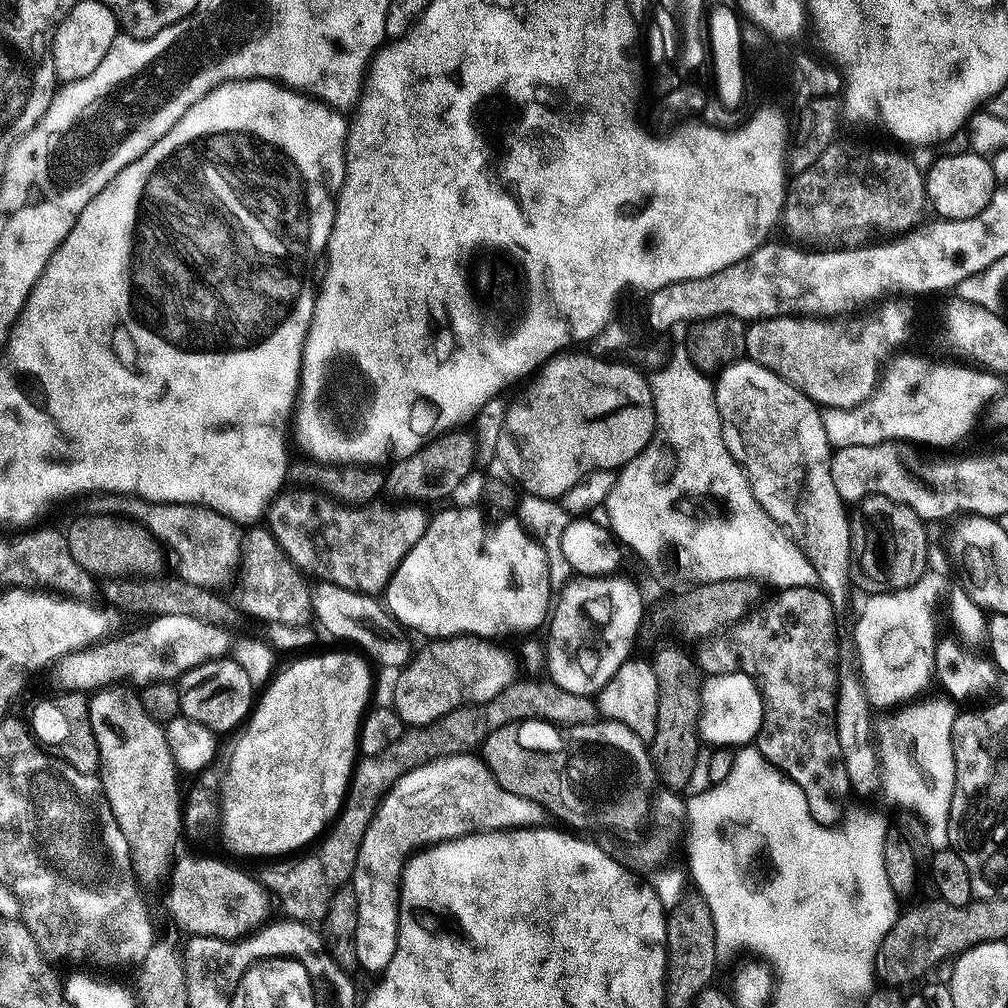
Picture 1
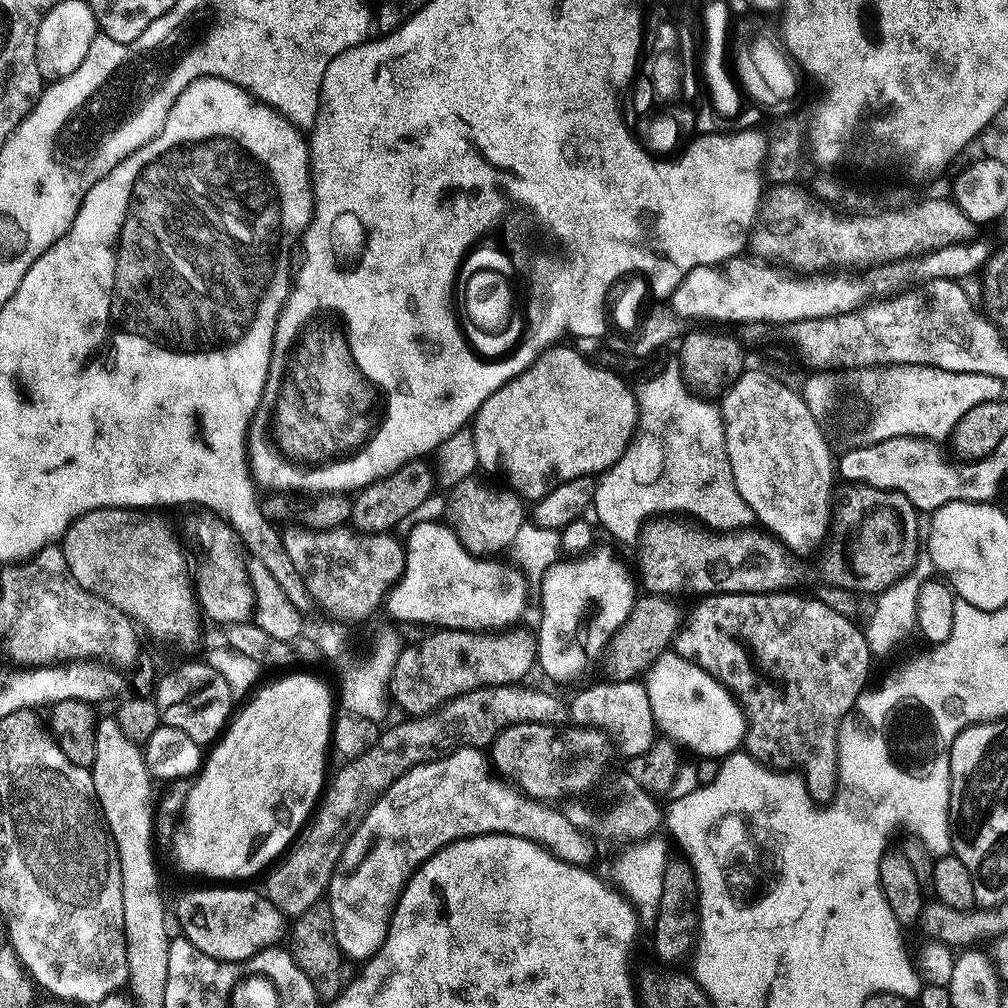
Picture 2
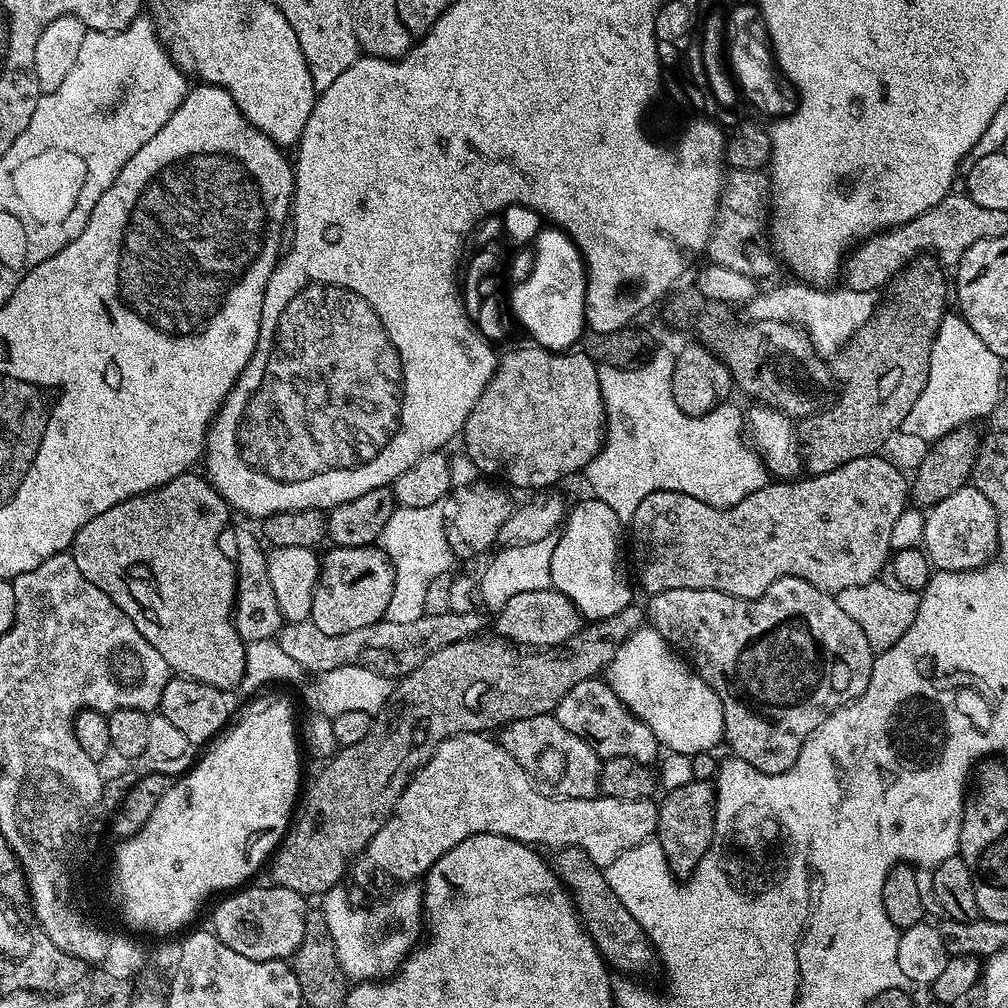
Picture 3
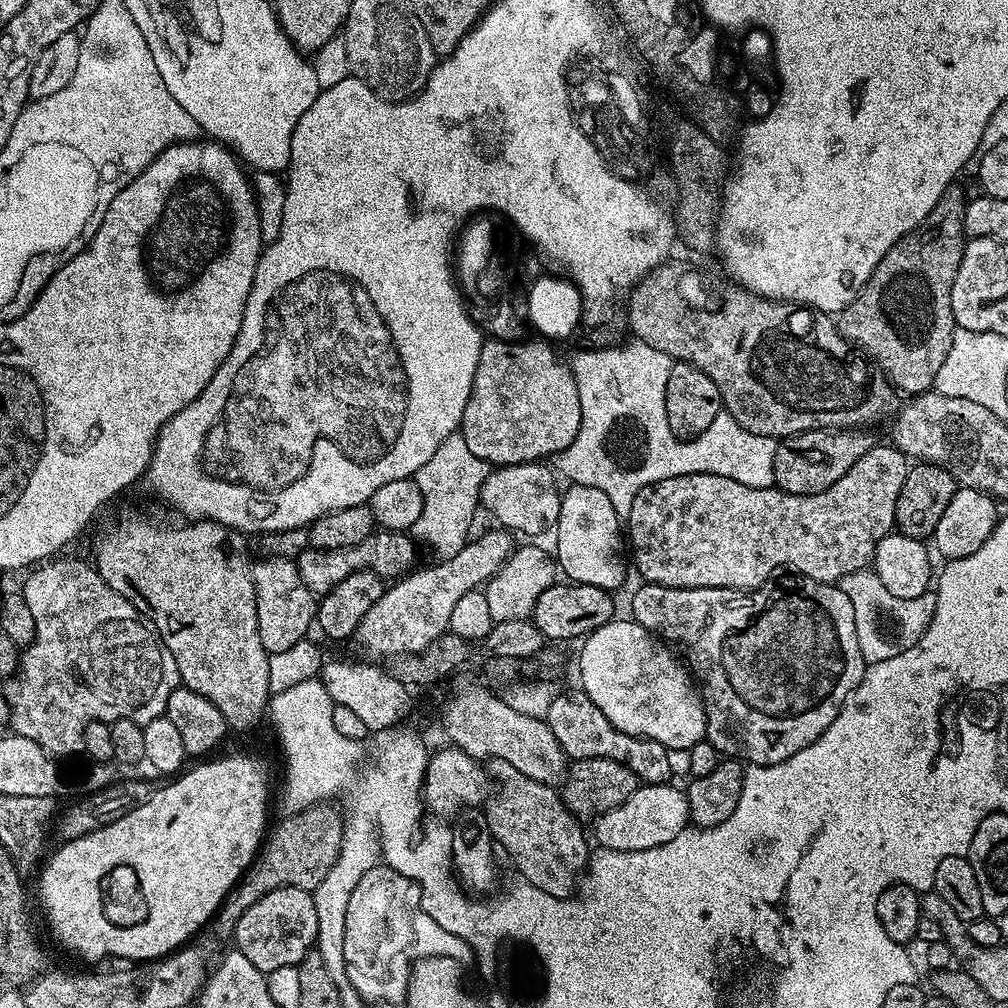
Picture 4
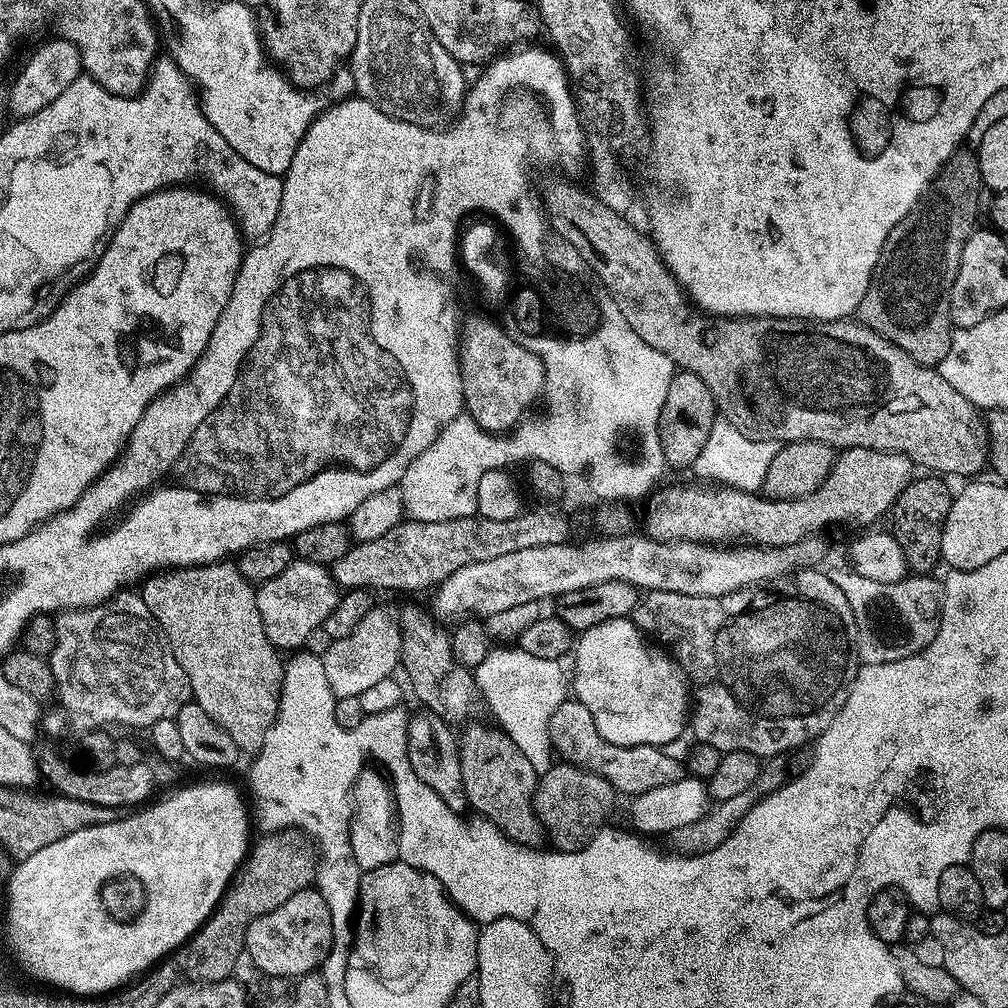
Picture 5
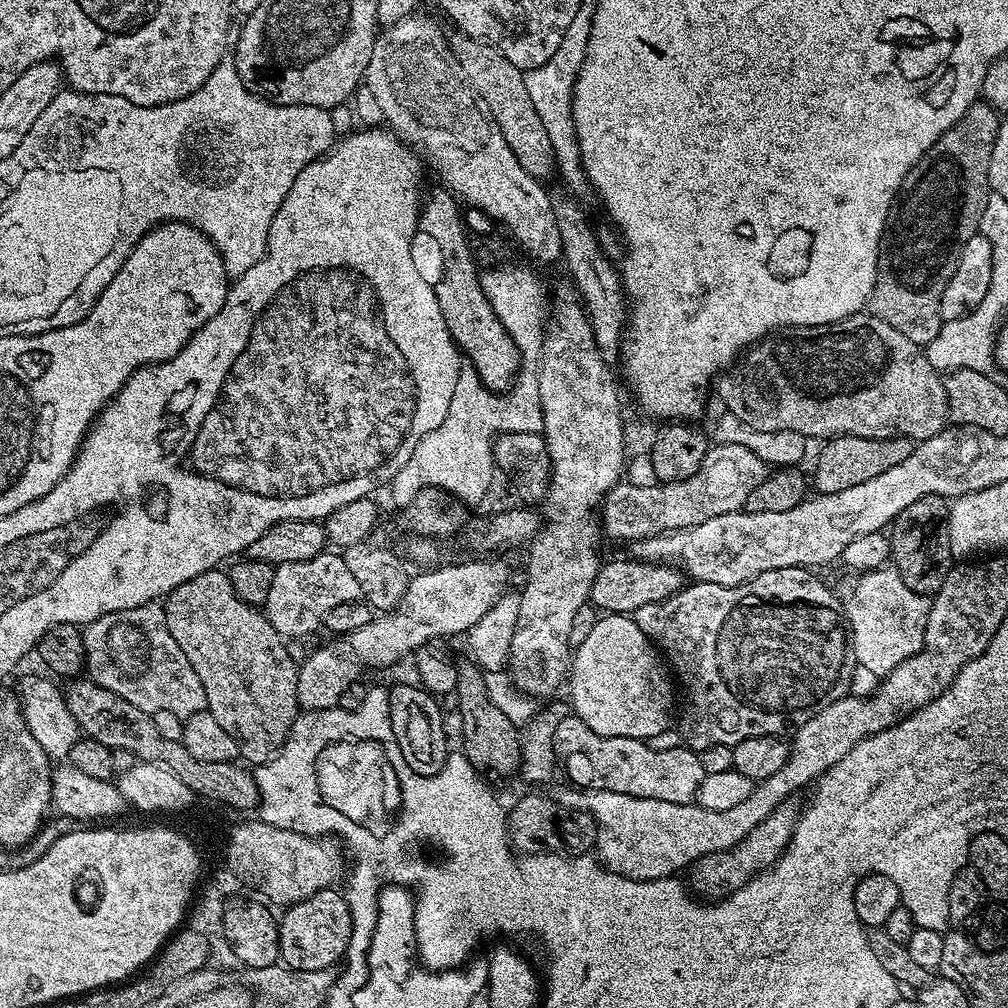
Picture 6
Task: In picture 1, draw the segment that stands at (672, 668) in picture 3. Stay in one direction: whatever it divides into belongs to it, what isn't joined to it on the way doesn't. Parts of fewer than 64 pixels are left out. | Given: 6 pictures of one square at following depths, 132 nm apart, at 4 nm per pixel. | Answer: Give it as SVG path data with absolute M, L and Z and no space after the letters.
M746 673L712 674L700 686L700 738L712 746L748 746L764 721L764 703L758 686Z

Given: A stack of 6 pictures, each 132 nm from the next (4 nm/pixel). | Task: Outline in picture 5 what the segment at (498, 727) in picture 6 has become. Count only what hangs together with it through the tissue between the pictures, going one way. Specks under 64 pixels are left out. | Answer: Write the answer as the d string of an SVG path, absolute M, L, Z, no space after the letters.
M470 724L464 734L461 733L458 743L465 798L479 811L479 815L503 829L512 840L535 845L536 839L542 836L540 820L532 805L538 771L530 766L529 759L507 733L494 726L476 728Z

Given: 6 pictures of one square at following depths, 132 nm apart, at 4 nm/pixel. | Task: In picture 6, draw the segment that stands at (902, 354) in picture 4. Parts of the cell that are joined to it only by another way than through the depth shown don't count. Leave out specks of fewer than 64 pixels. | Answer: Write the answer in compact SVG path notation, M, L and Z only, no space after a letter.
M977 102L946 130L924 152L924 157L906 174L896 199L892 201L892 209L888 211L888 220L884 224L884 232L880 235L880 253L876 263L876 277L872 293L866 305L871 315L877 316L886 326L894 326L898 334L906 334L910 342L918 346L926 346L934 342L940 333L940 303L942 290L946 290L946 282L956 269L956 257L967 240L979 233L979 219L990 189L990 154L994 150L994 138L998 138L1001 113L987 102Z

